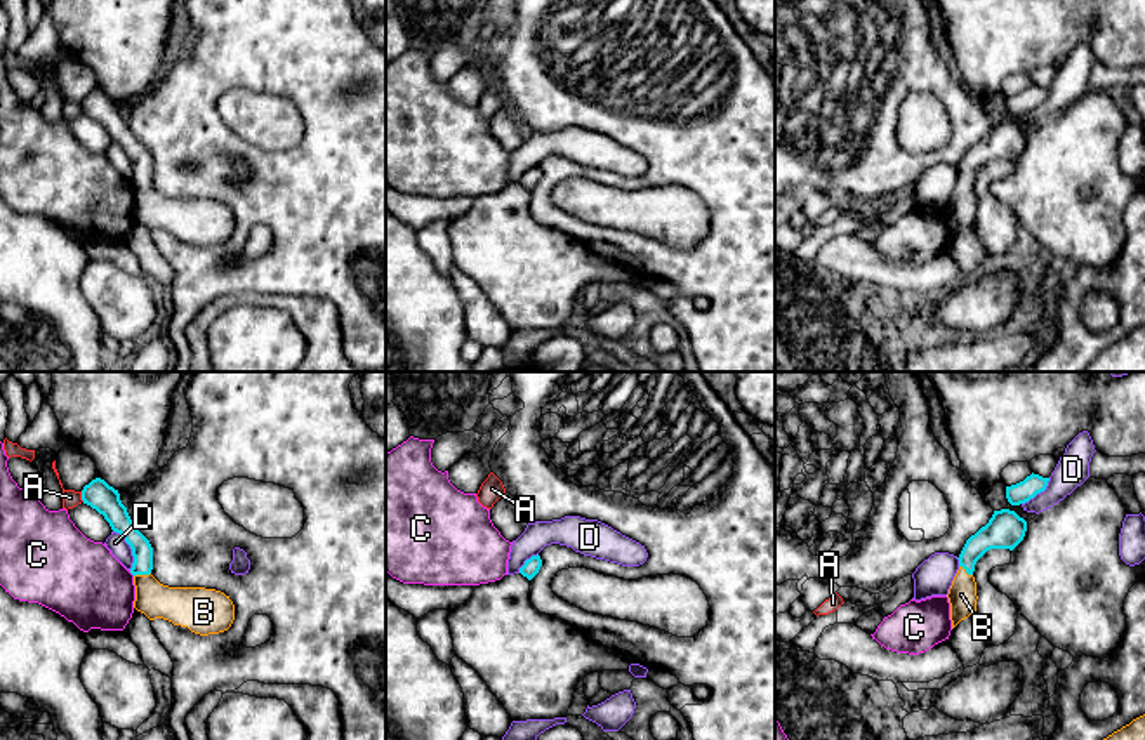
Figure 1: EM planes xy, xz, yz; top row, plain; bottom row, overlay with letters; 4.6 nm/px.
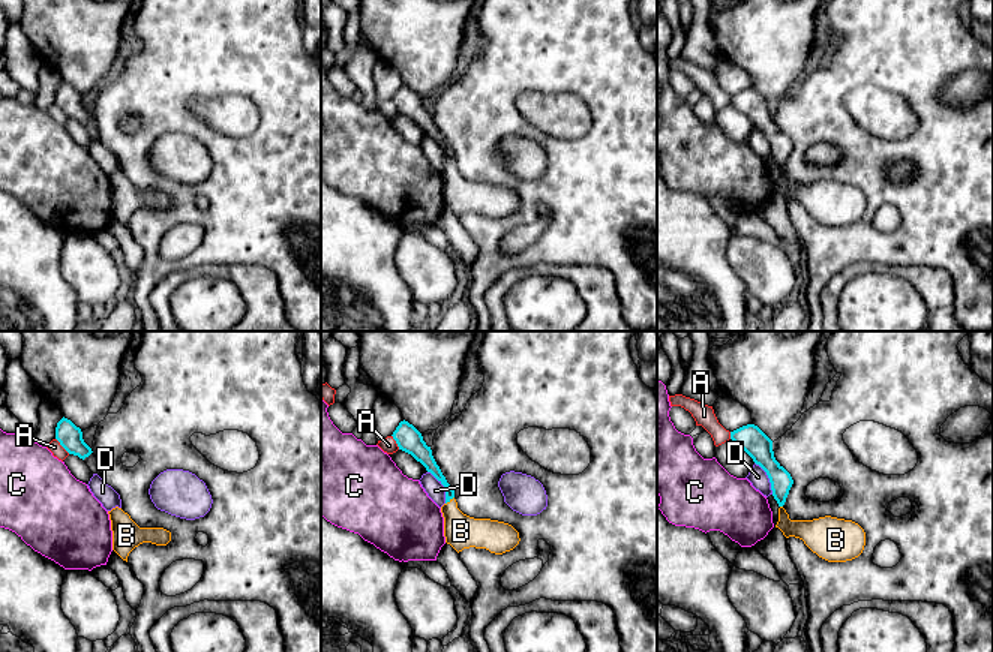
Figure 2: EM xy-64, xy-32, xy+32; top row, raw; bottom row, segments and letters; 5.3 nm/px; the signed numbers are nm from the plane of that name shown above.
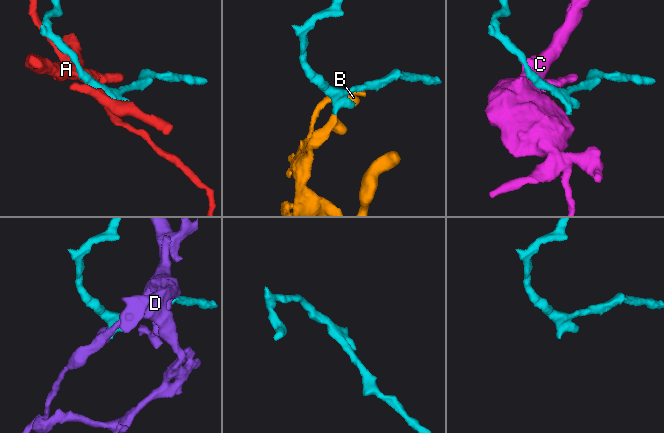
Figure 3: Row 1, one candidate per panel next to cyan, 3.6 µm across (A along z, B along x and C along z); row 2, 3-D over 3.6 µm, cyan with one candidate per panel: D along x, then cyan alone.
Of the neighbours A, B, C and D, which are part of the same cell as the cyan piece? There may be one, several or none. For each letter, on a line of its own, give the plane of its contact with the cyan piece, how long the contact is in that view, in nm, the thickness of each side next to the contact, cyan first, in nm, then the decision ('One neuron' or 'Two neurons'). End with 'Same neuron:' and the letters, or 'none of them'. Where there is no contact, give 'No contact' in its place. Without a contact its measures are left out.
A: Touches cyan in xy. Shared border 50 nm. Thickness 140 nm (cyan) against 80 nm. Two neurons
B: Touches cyan in xy. Shared border 80 nm. Thickness 100 nm (cyan) against 180 nm. One neuron
C: Touches cyan in xy. Shared border 40 nm. Thickness 100 nm (cyan) against 380 nm. Two neurons
D: Touches cyan in xy. Shared border 200 nm. Thickness 130 nm (cyan) against 90 nm. Two neurons
Same neuron: B

